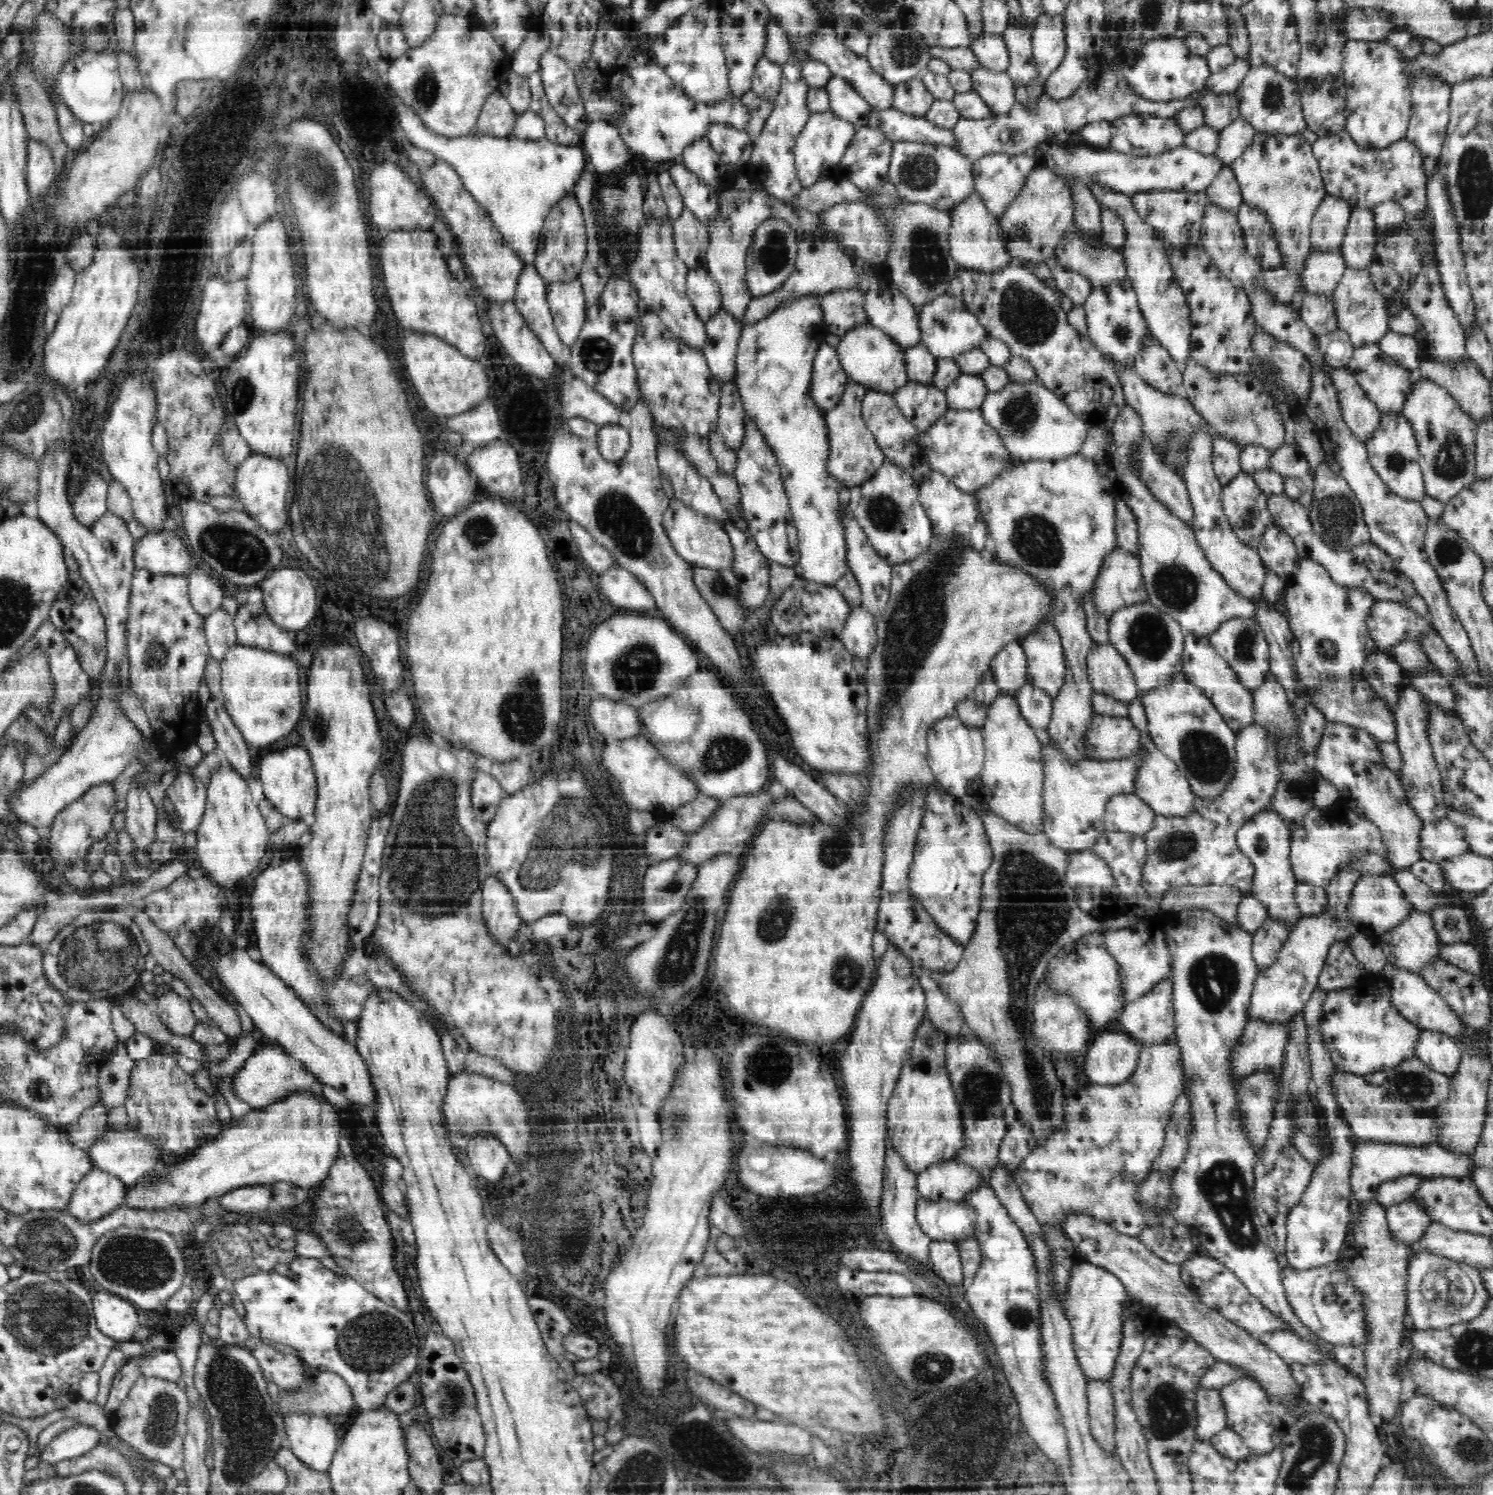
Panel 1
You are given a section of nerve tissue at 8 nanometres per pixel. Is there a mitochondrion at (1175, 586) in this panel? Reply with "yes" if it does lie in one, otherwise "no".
yes

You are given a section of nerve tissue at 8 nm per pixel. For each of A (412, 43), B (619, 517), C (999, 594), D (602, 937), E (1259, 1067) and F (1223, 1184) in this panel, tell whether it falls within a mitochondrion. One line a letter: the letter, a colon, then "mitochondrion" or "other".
A: other
B: mitochondrion
C: other
D: other
E: other
F: mitochondrion

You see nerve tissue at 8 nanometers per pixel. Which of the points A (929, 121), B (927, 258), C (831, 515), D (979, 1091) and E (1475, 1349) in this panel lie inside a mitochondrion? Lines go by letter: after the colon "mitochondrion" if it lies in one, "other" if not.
A: other
B: mitochondrion
C: other
D: mitochondrion
E: mitochondrion

